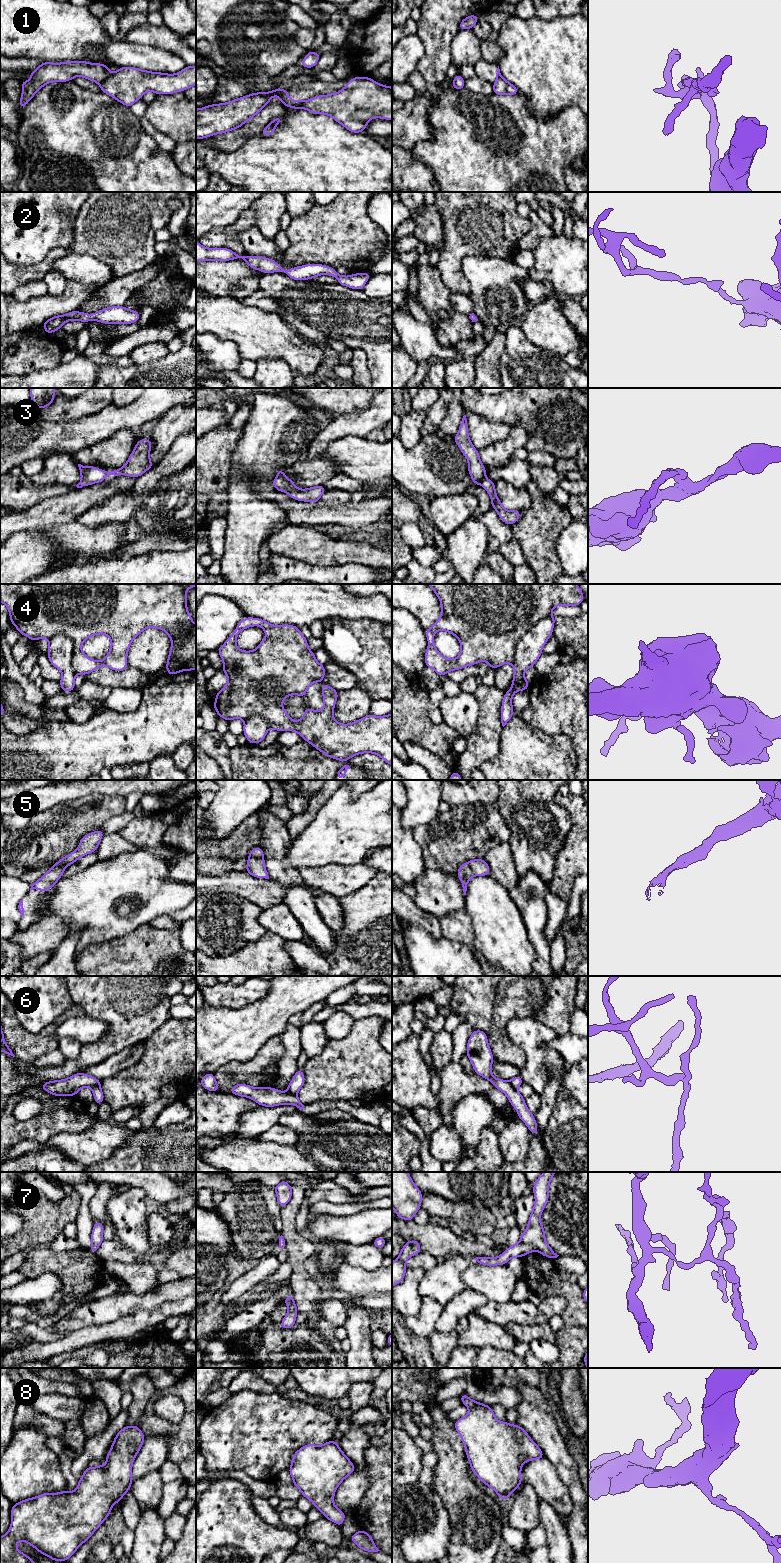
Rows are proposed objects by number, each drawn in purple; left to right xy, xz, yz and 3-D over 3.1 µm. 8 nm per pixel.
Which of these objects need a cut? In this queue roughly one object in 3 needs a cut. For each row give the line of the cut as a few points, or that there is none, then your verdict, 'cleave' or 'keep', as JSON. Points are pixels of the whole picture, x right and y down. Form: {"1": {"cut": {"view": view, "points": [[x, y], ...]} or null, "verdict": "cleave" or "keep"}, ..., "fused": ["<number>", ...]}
{"1": {"cut": {"view": "xy", "points": [[114, 74], [98, 83]]}, "verdict": "cleave"}, "2": {"cut": null, "verdict": "keep"}, "3": {"cut": null, "verdict": "keep"}, "4": {"cut": {"view": "xy", "points": [[53, 635], [66, 635], [72, 641], [72, 668], [76, 672]]}, "verdict": "cleave"}, "5": {"cut": null, "verdict": "keep"}, "6": {"cut": {"view": "xz", "points": [[287, 1091], [296, 1095]]}, "verdict": "cleave"}, "7": {"cut": {"view": "yz", "points": [[519, 1241], [529, 1244], [534, 1250]]}, "verdict": "cleave"}, "8": {"cut": null, "verdict": "keep"}, "fused": ["1", "4", "6", "7"]}

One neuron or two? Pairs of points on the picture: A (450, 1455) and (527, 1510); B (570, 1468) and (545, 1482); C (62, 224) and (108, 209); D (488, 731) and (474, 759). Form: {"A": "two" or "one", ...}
{"A": "two", "B": "two", "C": "two", "D": "one"}

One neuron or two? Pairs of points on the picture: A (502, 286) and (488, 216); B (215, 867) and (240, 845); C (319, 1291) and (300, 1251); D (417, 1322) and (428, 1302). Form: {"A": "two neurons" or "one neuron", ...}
{"A": "two neurons", "B": "one neuron", "C": "one neuron", "D": "one neuron"}

